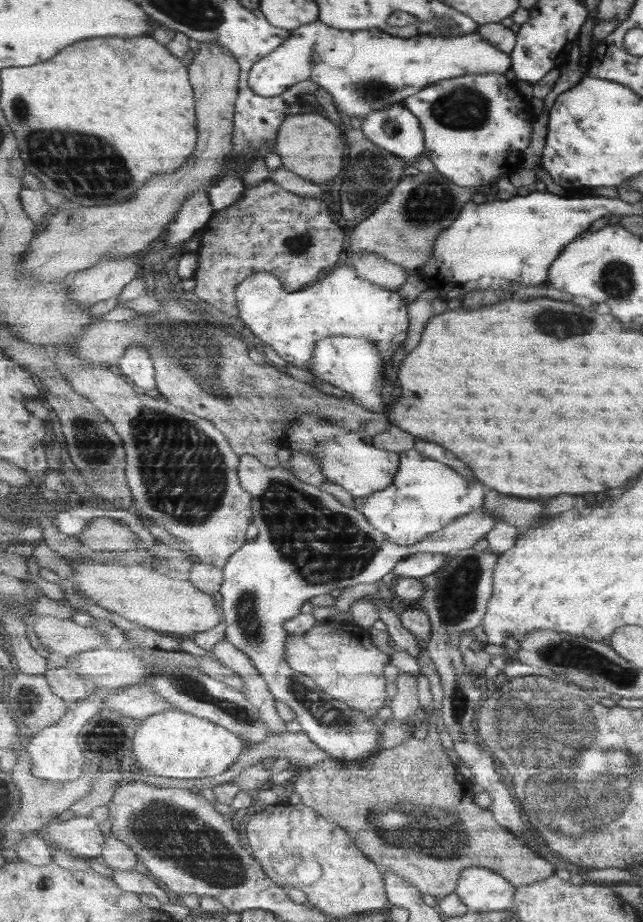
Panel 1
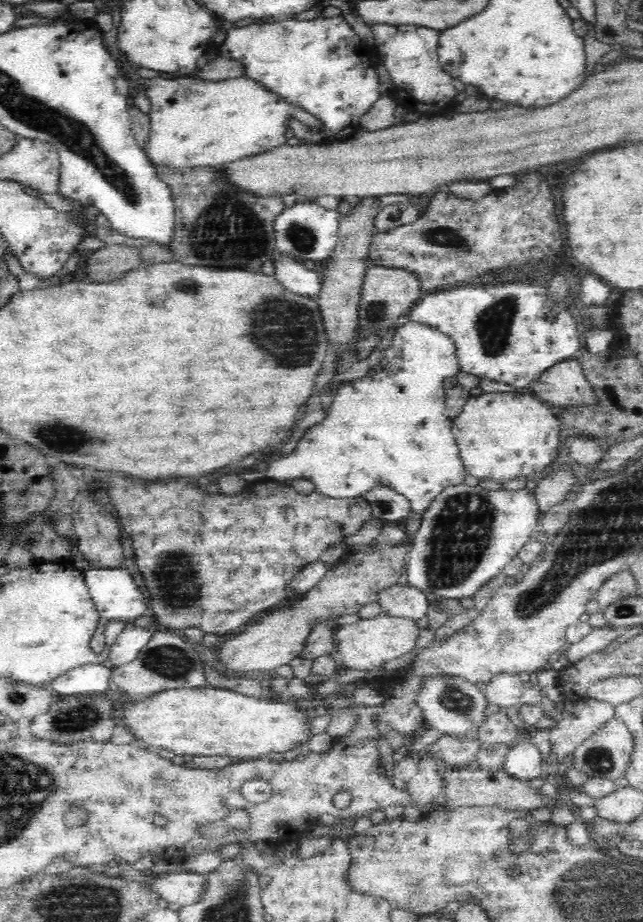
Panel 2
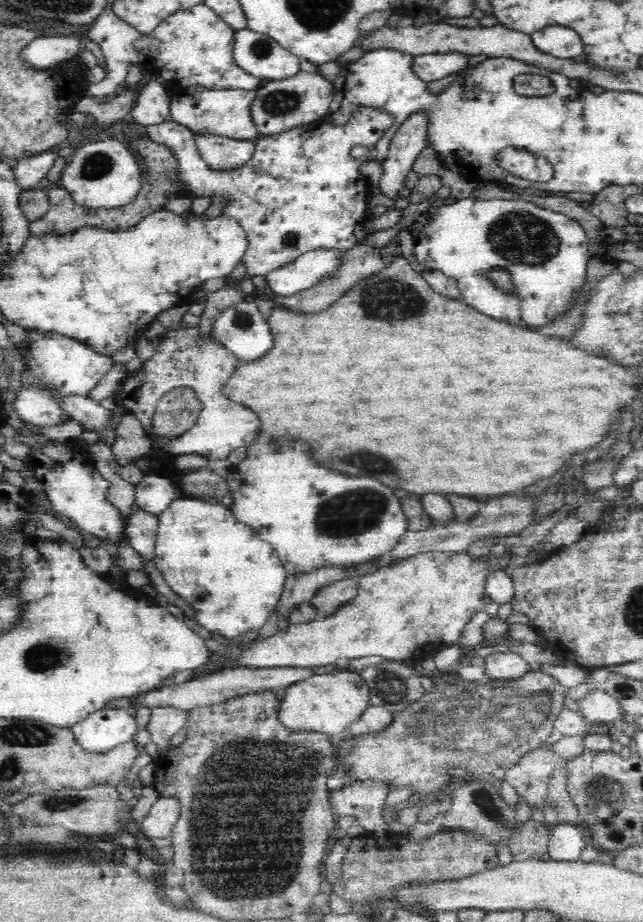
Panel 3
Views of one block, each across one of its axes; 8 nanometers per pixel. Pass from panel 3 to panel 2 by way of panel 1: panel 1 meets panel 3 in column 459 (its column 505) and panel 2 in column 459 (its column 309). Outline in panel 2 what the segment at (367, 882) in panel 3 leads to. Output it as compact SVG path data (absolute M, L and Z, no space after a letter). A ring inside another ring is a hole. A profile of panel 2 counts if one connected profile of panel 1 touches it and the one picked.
M445 766L443 771L445 780L444 806L458 808L458 806L496 806L508 810L524 810L539 808L542 804L542 794L539 789L530 787L525 781L507 774L504 769L480 770L472 767Z

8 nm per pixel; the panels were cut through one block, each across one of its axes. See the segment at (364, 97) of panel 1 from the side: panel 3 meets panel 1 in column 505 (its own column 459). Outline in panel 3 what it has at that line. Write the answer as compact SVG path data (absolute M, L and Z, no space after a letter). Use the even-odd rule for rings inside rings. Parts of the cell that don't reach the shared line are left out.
M442 52L415 56L414 72L424 81L440 80L450 74L458 74L468 66L470 54L465 52Z

